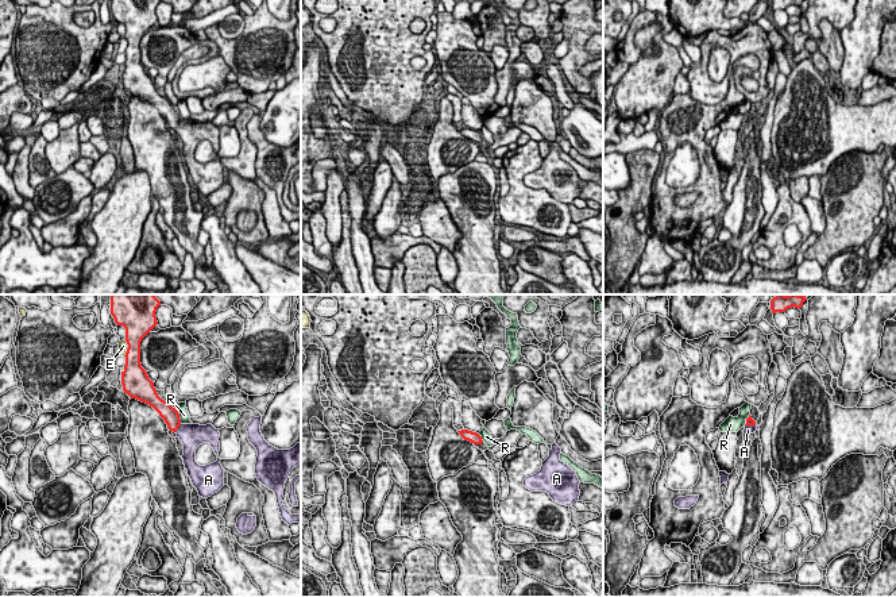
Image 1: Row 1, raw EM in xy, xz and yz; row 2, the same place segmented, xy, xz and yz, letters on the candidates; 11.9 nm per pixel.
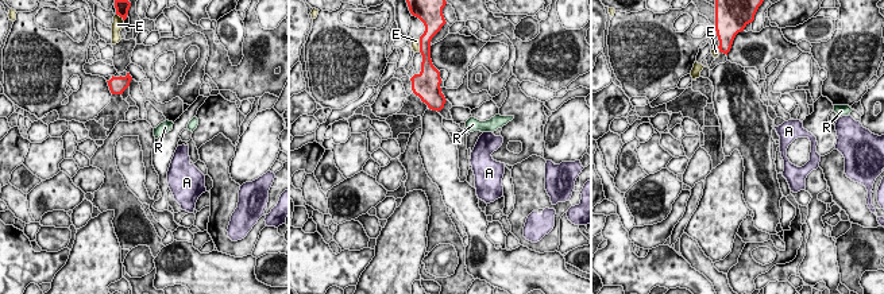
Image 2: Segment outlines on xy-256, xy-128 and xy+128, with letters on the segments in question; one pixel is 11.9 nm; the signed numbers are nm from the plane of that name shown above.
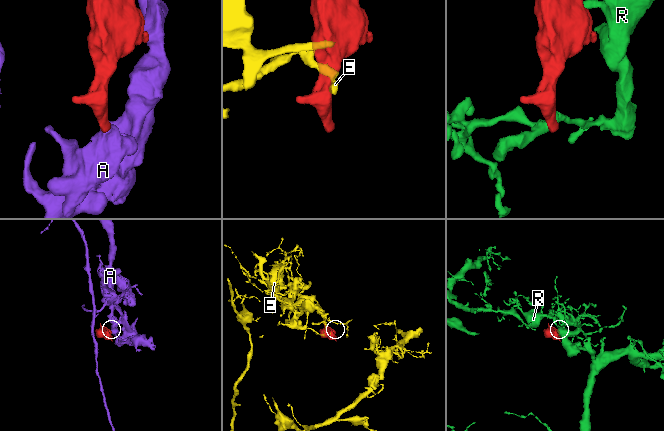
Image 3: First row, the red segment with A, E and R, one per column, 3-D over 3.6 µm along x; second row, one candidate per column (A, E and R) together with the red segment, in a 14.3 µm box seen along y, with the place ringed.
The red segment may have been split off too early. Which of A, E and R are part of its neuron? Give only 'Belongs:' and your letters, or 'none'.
Belongs: A

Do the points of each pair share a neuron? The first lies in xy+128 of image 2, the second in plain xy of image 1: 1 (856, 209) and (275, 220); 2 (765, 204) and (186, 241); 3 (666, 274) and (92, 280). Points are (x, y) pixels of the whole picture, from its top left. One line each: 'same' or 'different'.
1: same
2: same
3: different

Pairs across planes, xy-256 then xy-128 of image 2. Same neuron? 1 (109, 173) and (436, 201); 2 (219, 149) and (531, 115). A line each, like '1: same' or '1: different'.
1: same
2: different

